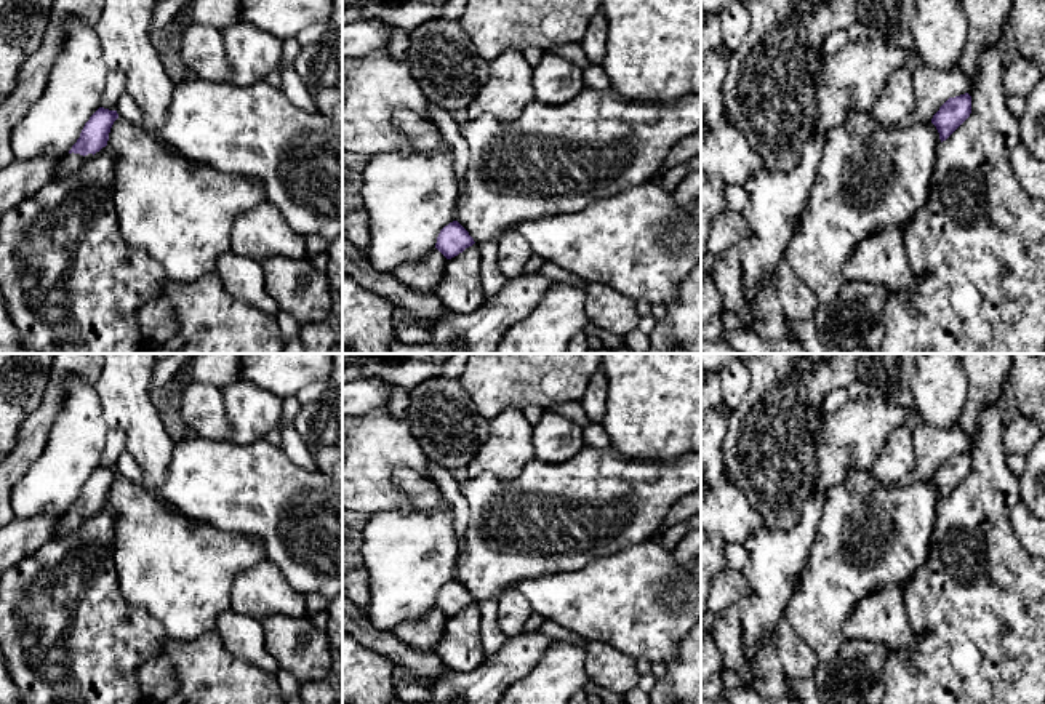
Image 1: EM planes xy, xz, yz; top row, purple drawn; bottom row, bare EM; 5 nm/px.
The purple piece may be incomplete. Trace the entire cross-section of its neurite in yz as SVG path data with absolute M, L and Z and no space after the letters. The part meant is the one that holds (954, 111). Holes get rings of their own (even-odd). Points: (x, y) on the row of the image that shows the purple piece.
M968 93L949 98L933 115L931 123L946 141L971 114L971 96Z

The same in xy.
M99 107L85 123L80 138L72 146L69 154L56 163L53 181L77 171L88 160L91 160L96 152L106 147L110 128L117 118L117 110Z

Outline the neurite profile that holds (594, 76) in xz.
M592 64L584 69L584 86L591 90L610 88L610 78L600 64Z

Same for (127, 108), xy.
M126 91L118 98L117 114L136 126L142 125L142 112Z

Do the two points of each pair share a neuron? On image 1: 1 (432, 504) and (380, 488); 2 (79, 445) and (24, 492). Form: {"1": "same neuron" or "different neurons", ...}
{"1": "different neurons", "2": "same neuron"}

